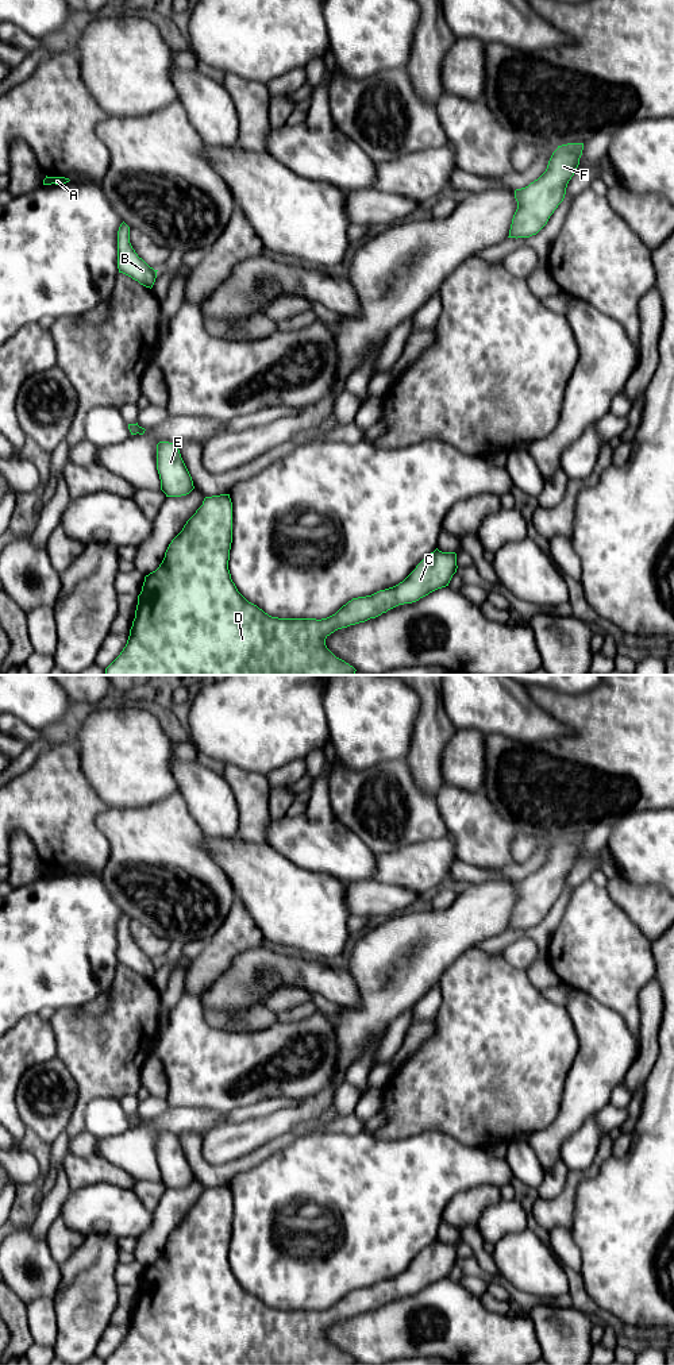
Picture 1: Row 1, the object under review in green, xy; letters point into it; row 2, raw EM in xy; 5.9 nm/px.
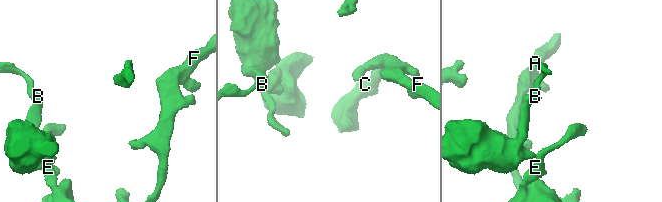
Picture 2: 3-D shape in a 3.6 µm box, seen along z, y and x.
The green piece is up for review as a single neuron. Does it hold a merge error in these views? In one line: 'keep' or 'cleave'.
cleave

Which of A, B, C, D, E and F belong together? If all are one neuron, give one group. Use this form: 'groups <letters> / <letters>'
groups A B / C D E F

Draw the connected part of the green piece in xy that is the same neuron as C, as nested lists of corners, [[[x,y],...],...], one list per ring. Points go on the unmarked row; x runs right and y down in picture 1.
[[[230,1185],[205,1188],[203,1196],[169,1235],[159,1258],[145,1268],[127,1335],[105,1360],[105,1365],[355,1365],[353,1357],[327,1339],[326,1330],[338,1320],[375,1310],[398,1296],[416,1293],[448,1277],[458,1260],[455,1243],[442,1243],[436,1239],[398,1276],[353,1289],[327,1310],[278,1310],[269,1307],[238,1283],[228,1261],[231,1234]]]

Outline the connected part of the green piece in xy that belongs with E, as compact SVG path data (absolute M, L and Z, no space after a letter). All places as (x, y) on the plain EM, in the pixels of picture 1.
M159 1133L157 1135L157 1161L161 1171L161 1181L166 1188L186 1187L195 1180L180 1141L173 1134Z

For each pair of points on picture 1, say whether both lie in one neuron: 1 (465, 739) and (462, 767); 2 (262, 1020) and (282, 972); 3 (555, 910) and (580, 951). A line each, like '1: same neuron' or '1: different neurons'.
1: same neuron
2: different neurons
3: different neurons

